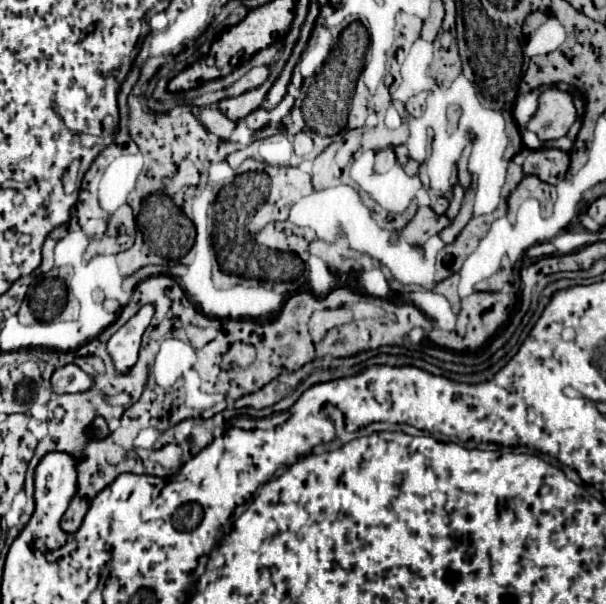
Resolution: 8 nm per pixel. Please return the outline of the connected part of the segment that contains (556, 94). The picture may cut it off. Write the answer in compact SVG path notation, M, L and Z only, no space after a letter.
M546 88L538 96L538 110L526 122L526 130L534 132L542 142L558 140L568 134L574 120L576 108L572 94L558 88Z

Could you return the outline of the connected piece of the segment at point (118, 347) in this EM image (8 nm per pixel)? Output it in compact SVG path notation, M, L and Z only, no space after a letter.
M142 306L136 316L132 316L112 338L110 338L110 356L116 372L126 374L138 360L138 350L142 342L142 334L146 332L154 308Z

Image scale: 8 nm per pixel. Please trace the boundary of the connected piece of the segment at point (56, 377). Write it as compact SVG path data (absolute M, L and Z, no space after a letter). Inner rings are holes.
M66 364L58 368L52 374L52 390L58 394L64 392L88 392L94 384L92 376L88 376L84 370L80 370L76 364Z

